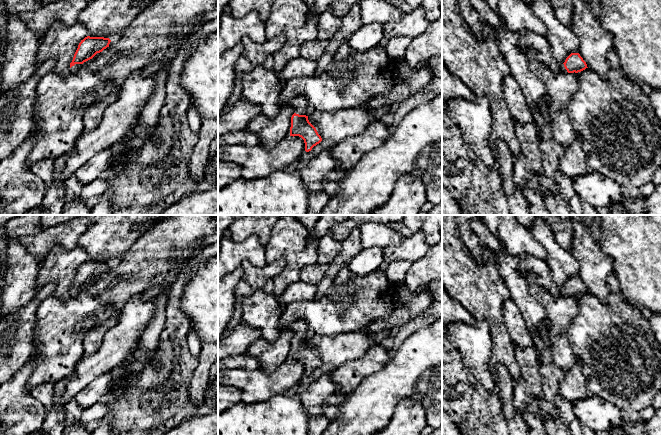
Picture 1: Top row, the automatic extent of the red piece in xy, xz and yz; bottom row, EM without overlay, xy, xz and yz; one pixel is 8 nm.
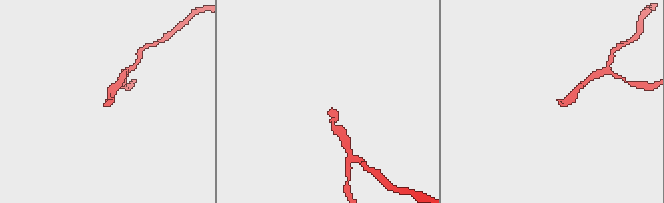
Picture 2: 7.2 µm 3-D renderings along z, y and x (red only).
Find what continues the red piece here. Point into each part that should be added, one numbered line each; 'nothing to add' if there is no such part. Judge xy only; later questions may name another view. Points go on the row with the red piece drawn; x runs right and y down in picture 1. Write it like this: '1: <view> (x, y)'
1: xy (76, 67)

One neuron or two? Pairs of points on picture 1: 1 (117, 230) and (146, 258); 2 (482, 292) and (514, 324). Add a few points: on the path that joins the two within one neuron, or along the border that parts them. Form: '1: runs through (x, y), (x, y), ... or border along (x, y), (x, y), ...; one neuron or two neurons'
1: border along (150, 229), (122, 254); two neurons
2: border along (509, 297), (502, 306), (503, 321), (509, 336); two neurons

